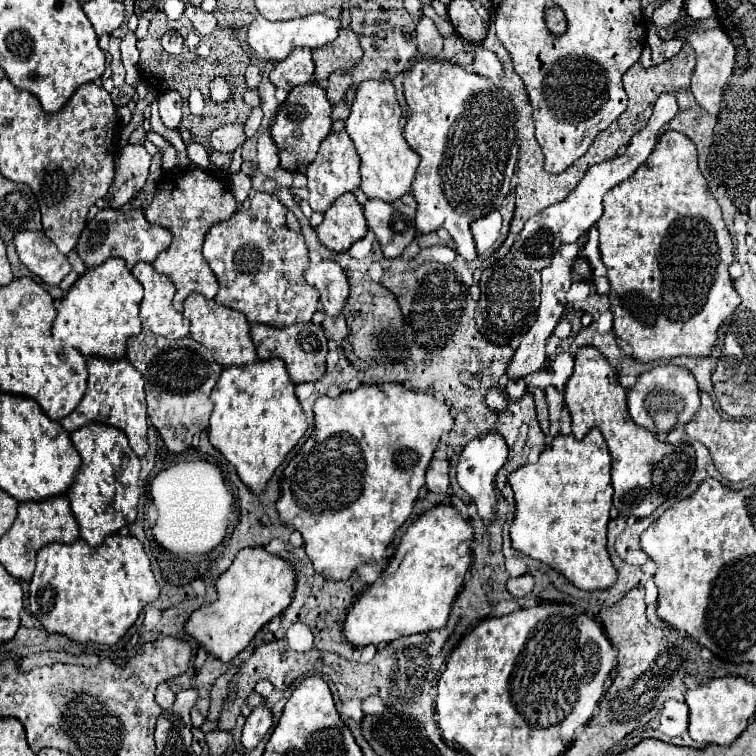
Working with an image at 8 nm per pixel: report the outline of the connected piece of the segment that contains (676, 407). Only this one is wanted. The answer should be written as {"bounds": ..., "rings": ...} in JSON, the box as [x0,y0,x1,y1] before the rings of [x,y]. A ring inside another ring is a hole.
{"bounds":[627,364,699,432],"rings":[[[659,364],[647,372],[643,372],[635,386],[627,392],[629,414],[635,424],[651,430],[651,432],[669,432],[677,424],[687,424],[691,416],[699,408],[699,390],[693,374],[683,366]]]}

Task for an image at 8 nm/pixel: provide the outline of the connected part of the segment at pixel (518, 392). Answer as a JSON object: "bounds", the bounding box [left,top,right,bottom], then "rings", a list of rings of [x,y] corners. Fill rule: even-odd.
{"bounds":[507,380,527,400],"rings":[[[513,380],[507,384],[507,394],[511,400],[521,400],[527,394],[527,384],[523,380]]]}

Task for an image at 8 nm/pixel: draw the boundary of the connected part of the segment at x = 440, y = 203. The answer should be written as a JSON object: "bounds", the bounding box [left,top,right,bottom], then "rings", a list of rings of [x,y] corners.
{"bounds":[403,60,519,262],"rings":[[[415,60],[409,68],[405,78],[405,98],[411,110],[411,116],[403,128],[403,136],[407,144],[421,156],[419,168],[413,180],[413,196],[417,200],[417,218],[415,228],[421,234],[429,234],[433,230],[445,228],[457,244],[457,252],[473,262],[477,258],[475,242],[471,236],[471,222],[489,212],[497,210],[505,196],[511,190],[509,182],[509,168],[515,172],[517,156],[519,156],[519,136],[517,136],[517,114],[511,98],[491,84],[491,80],[467,72],[465,68],[441,62],[441,60]]]}

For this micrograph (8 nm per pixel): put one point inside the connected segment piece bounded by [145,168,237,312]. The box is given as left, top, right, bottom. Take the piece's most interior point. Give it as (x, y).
(189, 204)

